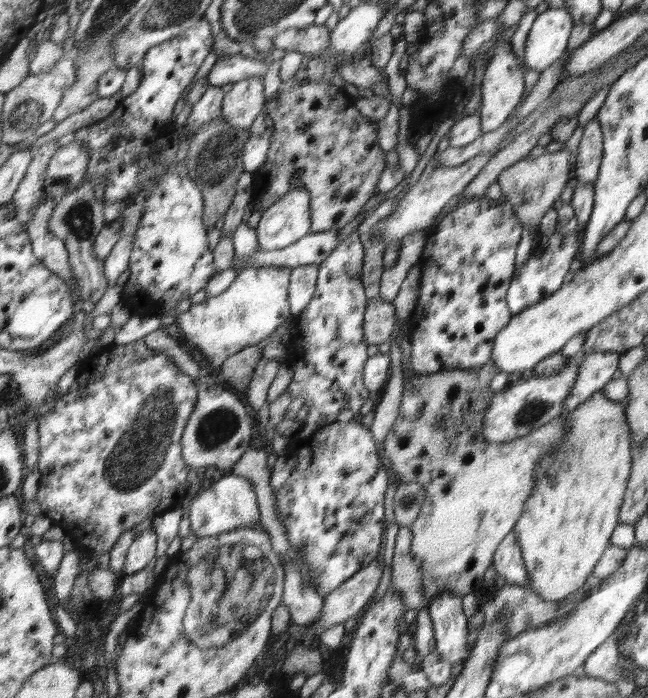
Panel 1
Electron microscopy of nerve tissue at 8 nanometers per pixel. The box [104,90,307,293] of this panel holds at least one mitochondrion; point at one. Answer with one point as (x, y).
(215, 161)

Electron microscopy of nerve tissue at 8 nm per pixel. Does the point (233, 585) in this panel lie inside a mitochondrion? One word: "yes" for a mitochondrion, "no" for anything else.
yes

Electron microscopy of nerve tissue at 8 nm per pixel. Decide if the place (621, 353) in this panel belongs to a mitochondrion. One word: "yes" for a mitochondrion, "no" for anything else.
no

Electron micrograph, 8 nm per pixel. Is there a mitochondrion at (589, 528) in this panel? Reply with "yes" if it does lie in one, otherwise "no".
no

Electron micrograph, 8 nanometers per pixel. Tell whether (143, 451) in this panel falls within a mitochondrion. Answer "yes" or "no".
yes

